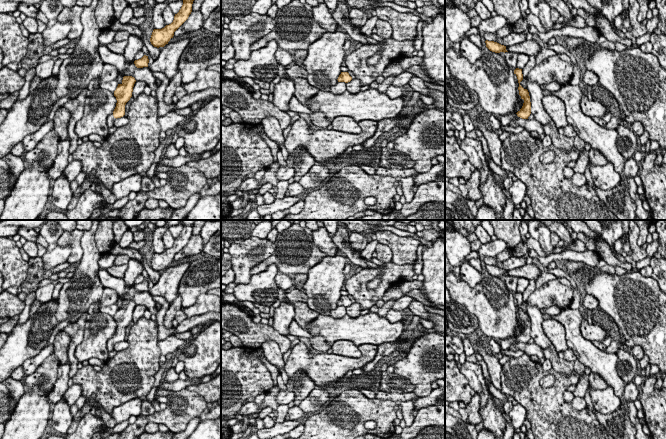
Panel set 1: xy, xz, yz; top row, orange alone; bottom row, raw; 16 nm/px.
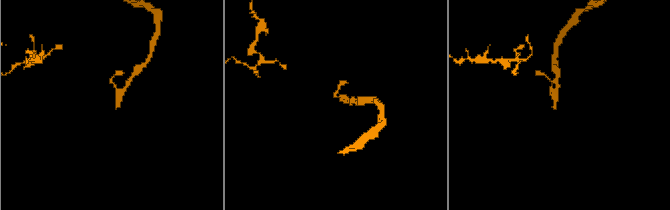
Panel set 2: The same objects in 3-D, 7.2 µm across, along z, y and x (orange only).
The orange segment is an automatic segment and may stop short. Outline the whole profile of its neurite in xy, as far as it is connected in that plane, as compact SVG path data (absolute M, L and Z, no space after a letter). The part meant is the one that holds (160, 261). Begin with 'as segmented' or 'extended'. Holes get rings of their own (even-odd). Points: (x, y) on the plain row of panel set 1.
as segmented; M182 220L183 229L179 236L175 238L171 248L166 249L162 253L154 253L150 262L150 266L154 271L164 271L171 262L174 256L188 243L192 236L192 228L195 220Z

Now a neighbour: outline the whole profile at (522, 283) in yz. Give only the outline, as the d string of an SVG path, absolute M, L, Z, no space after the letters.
M523 277L517 278L517 292L523 293L529 285L529 280Z

